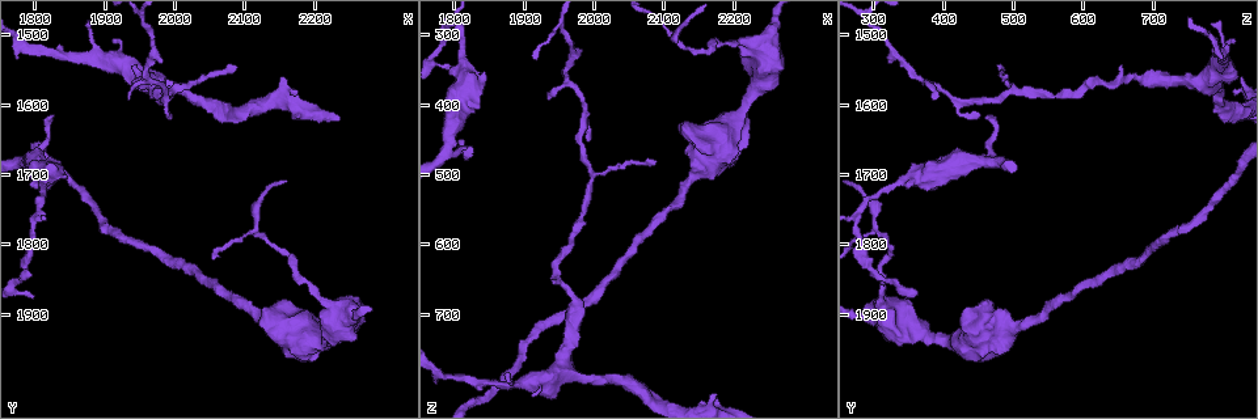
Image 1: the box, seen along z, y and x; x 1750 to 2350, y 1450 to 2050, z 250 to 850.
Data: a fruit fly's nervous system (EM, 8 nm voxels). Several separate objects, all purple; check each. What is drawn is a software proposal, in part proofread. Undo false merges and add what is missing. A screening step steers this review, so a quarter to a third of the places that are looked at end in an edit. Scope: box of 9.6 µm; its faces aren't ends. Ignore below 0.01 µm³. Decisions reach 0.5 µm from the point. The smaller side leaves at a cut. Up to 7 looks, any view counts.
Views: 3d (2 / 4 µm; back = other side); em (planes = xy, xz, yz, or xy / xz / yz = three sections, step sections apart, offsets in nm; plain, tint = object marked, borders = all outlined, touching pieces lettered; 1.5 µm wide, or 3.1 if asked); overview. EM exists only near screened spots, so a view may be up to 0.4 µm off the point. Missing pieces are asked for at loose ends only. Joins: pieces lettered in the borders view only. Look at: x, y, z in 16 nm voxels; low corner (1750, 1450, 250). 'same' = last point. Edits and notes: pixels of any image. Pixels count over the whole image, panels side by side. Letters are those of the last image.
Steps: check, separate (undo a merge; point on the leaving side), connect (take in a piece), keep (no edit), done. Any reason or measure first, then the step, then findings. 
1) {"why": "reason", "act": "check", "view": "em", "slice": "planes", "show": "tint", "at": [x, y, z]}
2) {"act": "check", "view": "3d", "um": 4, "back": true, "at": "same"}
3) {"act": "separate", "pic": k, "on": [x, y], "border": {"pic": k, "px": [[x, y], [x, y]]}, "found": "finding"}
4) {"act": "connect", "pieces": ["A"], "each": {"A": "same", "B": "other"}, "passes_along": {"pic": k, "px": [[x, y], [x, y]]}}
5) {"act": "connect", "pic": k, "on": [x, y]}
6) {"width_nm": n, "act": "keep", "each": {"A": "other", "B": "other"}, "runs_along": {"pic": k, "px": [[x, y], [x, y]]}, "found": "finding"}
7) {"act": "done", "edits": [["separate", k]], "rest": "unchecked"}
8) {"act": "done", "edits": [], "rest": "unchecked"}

{"why": "looks like a crossing", "act": "check", "view": "em", "slice": "xz", "step": 4, "show": "borders", "at": [1950, 1560, 780]}

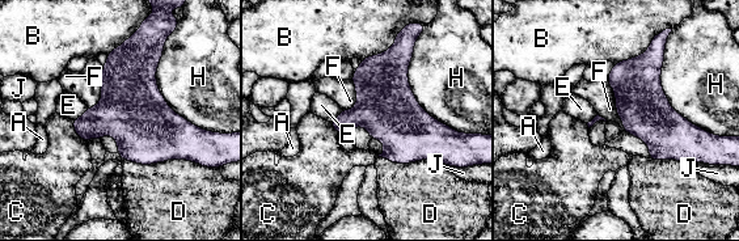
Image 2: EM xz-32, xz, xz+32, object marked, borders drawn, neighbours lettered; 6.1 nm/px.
{"longest_contact_nm": ["H", 600], "act": "keep", "each": {"A": "other", "B": "other", "C": "other", "D": "other", "E": "other", "F": "other", "H": "other", "J": "other"}, "found": "all the same neuron"}

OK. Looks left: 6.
{"why": "tapers out", "act": "check", "view": "em", "slice": "planes", "show": "borders", "at": [2090, 1545, 480]}

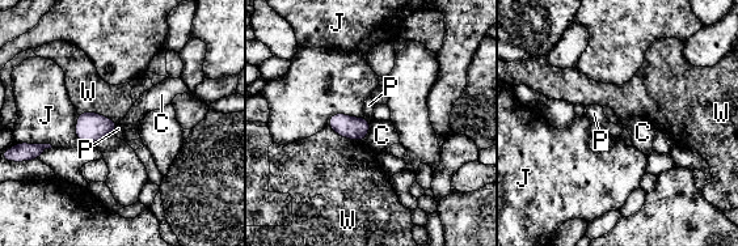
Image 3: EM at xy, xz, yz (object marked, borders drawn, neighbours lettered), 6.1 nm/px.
{"width_nm": 140, "act": "keep", "each": {"C": "other", "J": "other", "P": "other", "W": "other"}, "border": {"pic": 3, "px": [[79, 114], [98, 113], [117, 123]]}, "found": "none of them fits"}

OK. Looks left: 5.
{"why": "a fork", "act": "check", "view": "3d", "um": 4, "at": [2115, 1775, 305]}

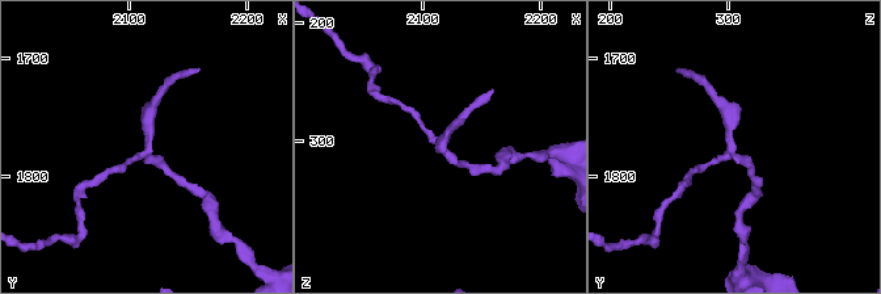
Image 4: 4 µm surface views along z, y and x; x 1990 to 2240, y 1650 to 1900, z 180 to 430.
{"arms": 3, "act": "check", "view": "em", "slice": "planes", "show": "borders", "at": [2116, 1778, 304]}

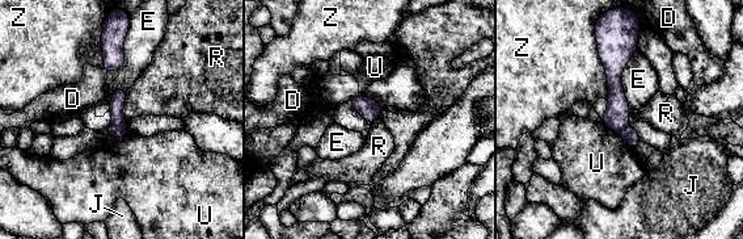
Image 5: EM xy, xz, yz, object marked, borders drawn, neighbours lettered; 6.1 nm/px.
{"act": "separate", "pic": 5, "on": [117, 101], "each": {"D": "other", "E": "other", "J": "other", "R": "other", "U": "other", "Z": "other"}, "part_leaving": {"pic": 5, "px": [[615, 38], [615, 95], [619, 128]]}, "found": "a second neuron is stuck on"}

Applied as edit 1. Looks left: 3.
{"act": "done", "edits": [["separate", 5]], "rest": "unchecked"}

